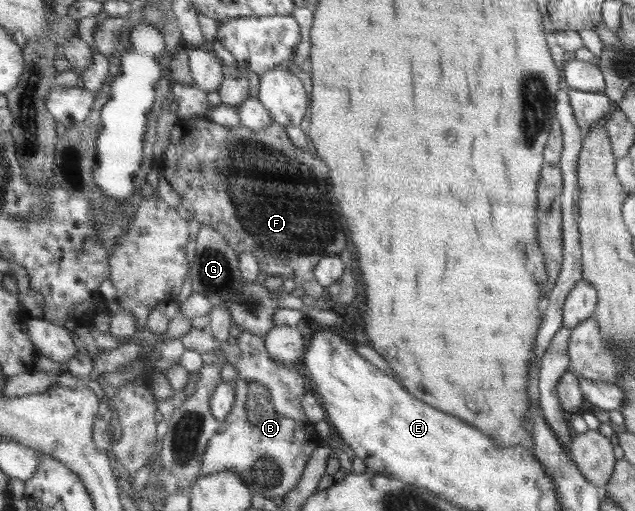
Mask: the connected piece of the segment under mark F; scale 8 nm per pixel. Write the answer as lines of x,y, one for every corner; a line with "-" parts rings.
193,117
178,119
172,127
162,165
163,177
179,193
180,203
201,226
211,226
221,233
238,256
246,250
251,251
257,258
260,271
268,277
279,275
294,280
305,293
318,299
327,295
329,290
317,283
315,268
325,257
338,256
341,249
347,248
347,233
350,231
345,223
335,223
345,221
345,217
331,195
329,180
315,170
317,160
306,149
297,147
281,124
274,122
271,127
253,131
243,126
225,127
207,117

